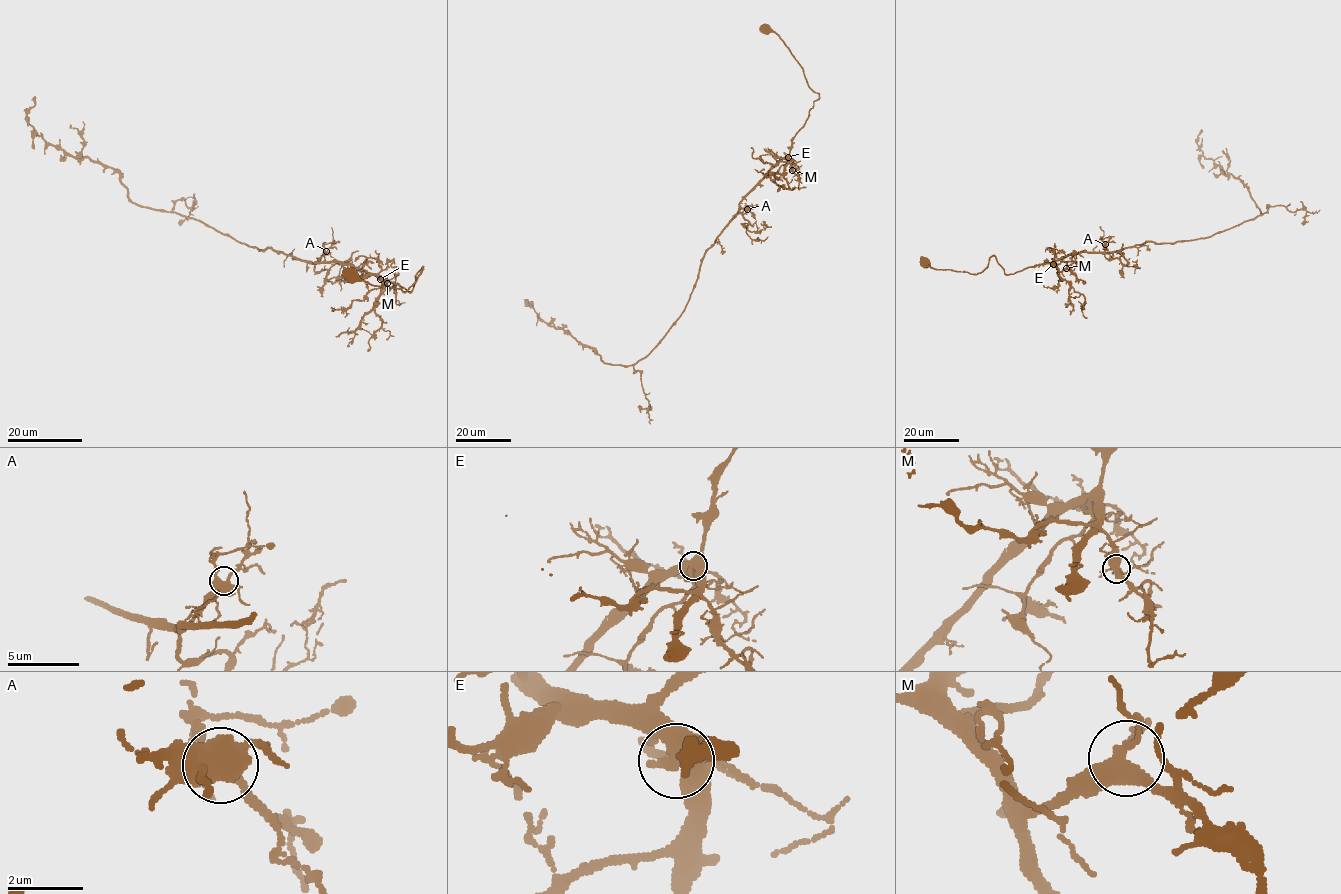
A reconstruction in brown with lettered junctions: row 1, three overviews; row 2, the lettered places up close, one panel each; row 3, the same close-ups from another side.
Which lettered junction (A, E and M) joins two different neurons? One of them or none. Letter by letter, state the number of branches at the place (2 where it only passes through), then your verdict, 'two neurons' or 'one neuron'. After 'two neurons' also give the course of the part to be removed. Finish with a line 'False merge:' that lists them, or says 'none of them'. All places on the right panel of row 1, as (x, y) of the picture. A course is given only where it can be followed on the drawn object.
A: 5 branches meet; one neuron
E: 5 branches meet; two neurons; foreign part runs (1053, 264), (1073, 261), (1088, 264)
M: 5 branches meet; one neuron
False merge: E

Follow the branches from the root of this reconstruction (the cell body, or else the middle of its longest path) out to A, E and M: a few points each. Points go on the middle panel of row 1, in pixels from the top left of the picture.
A: (765, 28), (788, 47), (819, 97), (789, 153), (741, 202), (740, 207), (747, 209)
E: (765, 28), (769, 27), (788, 47), (802, 68), (807, 85), (819, 96), (805, 125), (792, 140), (787, 157)
M: (765, 28), (769, 27), (788, 47), (807, 85), (819, 96), (792, 140), (792, 170)

